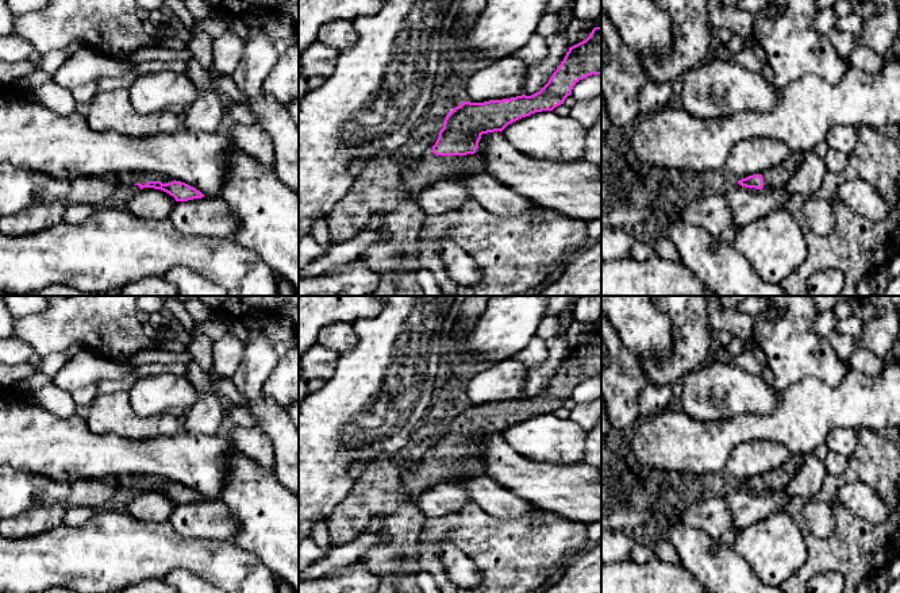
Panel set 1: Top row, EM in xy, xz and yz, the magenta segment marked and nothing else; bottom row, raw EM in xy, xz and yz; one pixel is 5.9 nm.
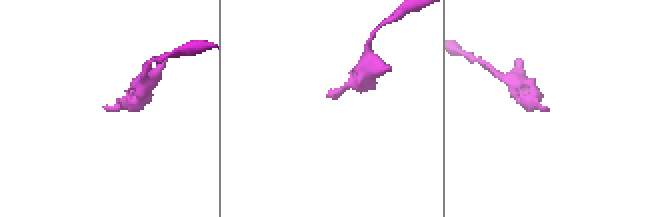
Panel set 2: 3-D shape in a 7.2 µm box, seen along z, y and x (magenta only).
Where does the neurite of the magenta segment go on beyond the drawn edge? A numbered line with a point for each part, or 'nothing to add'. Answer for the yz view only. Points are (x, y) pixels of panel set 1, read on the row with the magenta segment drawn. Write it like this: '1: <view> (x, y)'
1: yz (779, 176)

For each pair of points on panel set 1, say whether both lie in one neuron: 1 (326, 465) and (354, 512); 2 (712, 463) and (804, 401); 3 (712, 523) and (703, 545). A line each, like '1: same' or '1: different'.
1: different
2: same
3: different

